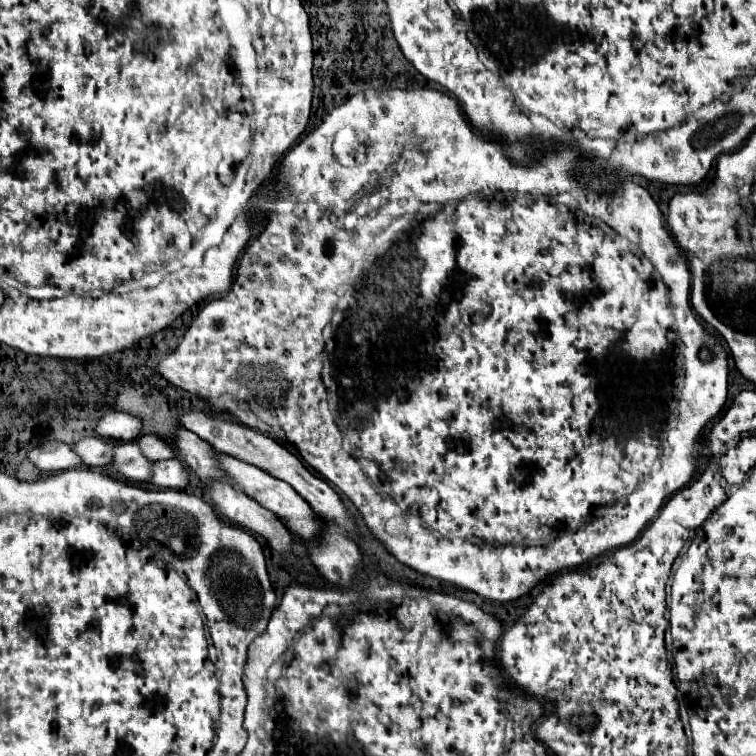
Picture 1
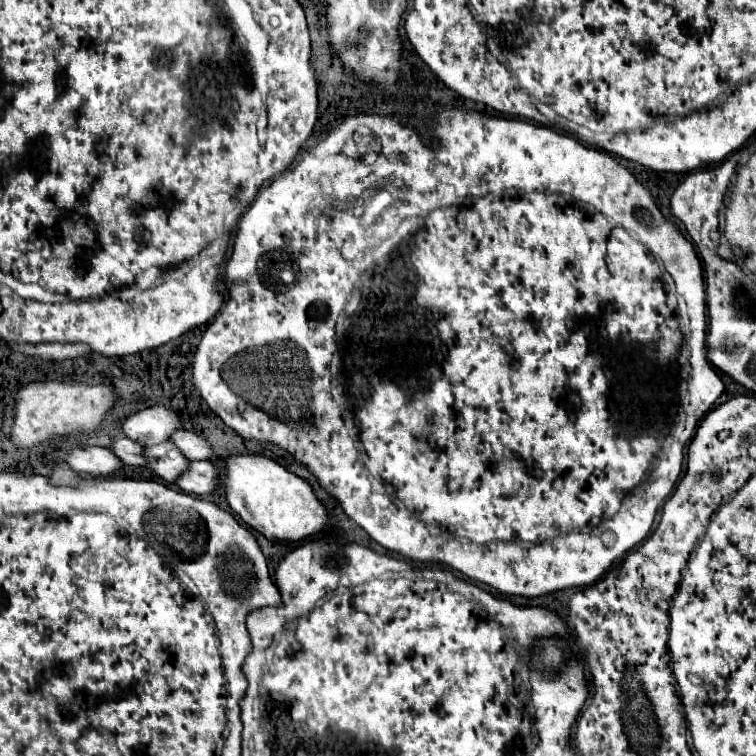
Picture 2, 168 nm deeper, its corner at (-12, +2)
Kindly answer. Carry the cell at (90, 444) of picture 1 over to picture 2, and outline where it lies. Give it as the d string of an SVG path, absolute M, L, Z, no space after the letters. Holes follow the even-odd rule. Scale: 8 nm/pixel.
M118 439L116 447L112 449L114 455L118 455L122 459L124 465L132 465L132 467L146 467L144 463L144 447L132 439Z

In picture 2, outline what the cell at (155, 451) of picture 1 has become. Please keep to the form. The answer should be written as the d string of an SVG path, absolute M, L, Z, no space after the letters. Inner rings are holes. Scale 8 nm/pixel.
M178 431L172 435L172 443L190 459L190 461L204 461L204 459L212 459L212 447L210 443L192 433L192 431Z

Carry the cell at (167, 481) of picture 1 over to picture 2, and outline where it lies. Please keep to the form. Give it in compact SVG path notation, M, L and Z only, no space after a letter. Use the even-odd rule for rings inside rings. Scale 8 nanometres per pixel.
M192 461L188 471L176 481L176 485L190 495L210 495L216 489L220 471L212 461Z

